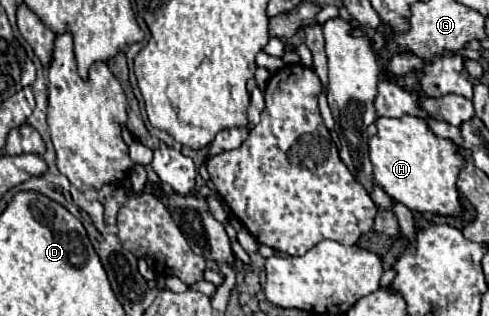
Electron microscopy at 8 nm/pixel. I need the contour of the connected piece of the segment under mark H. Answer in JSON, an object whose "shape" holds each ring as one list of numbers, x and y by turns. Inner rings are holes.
{"shape":[[404,115,400,119,376,119,378,133,370,139,370,161,374,165,374,181,396,201,410,211,434,213,444,217,464,217,466,211,460,203,456,187,458,173,464,165,456,145,448,139,438,139,428,125]]}

